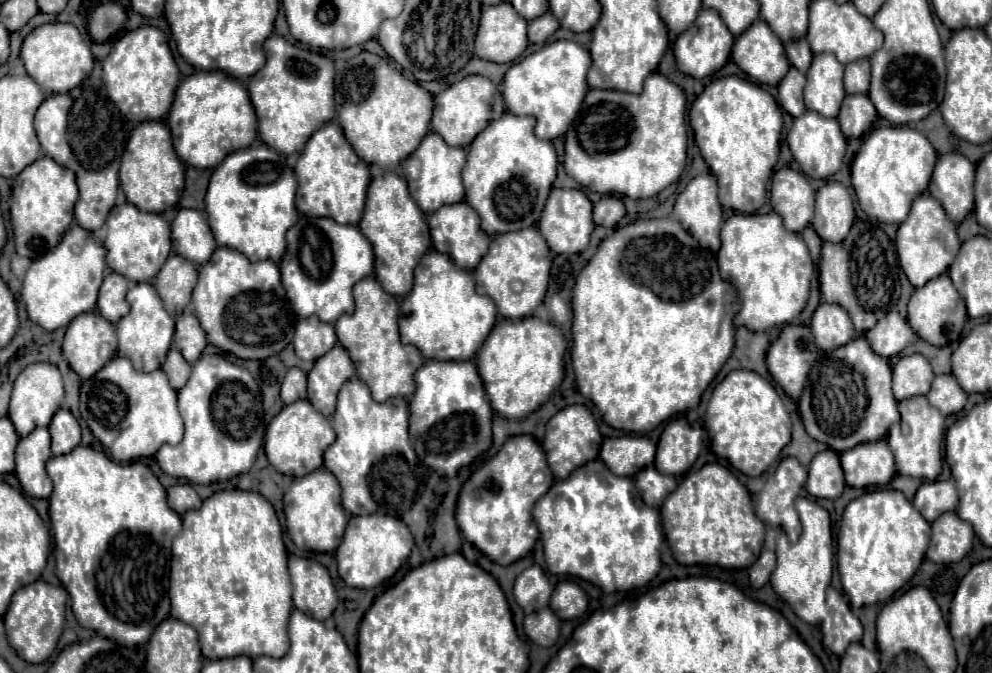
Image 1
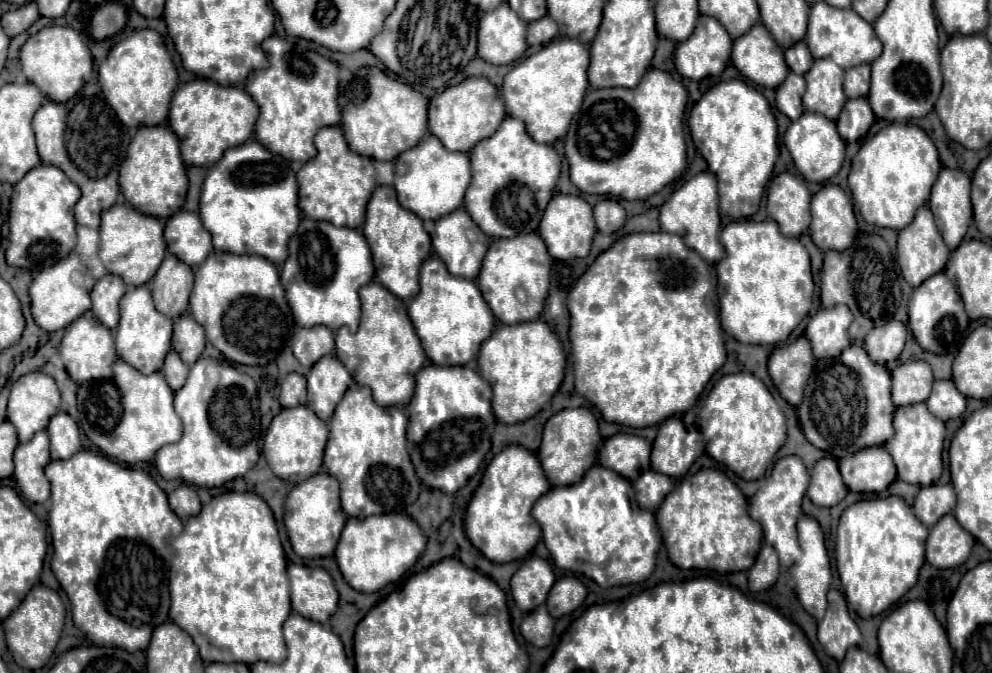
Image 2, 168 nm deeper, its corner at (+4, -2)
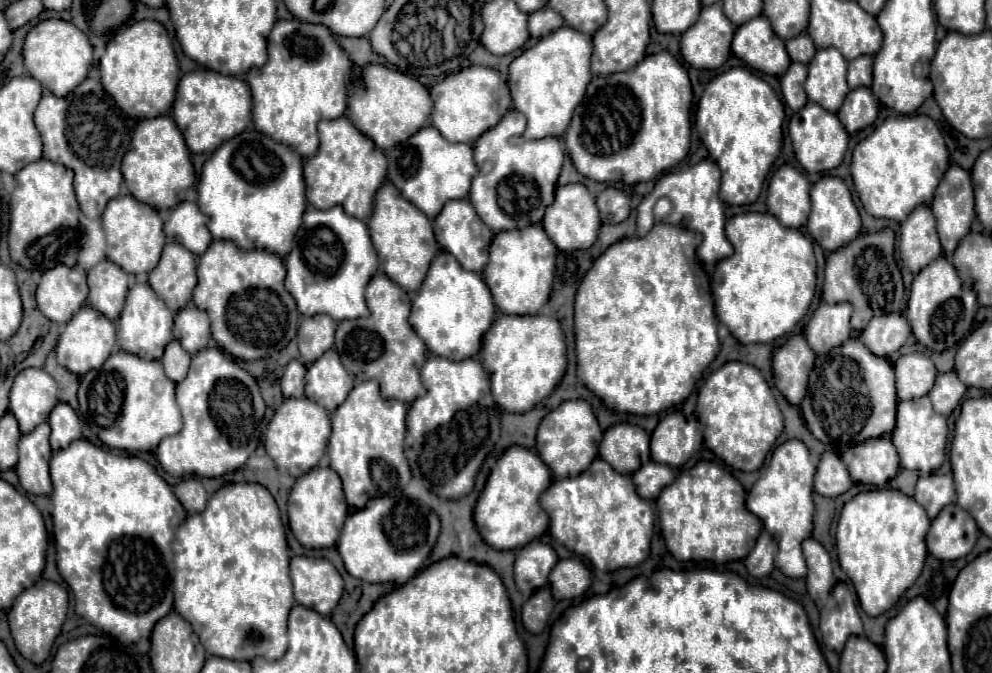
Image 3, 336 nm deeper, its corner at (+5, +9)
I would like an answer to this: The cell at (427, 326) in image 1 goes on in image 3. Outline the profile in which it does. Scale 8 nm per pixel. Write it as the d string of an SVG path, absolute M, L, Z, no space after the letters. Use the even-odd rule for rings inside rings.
M441 252L433 260L423 286L413 300L409 322L433 354L459 362L473 358L479 352L483 332L493 324L493 318L495 304L483 278L475 272L463 270L455 256Z

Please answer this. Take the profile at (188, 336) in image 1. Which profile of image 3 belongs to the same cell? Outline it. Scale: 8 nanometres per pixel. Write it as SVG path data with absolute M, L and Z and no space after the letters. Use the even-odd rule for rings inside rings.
M191 306L183 308L175 316L173 336L181 342L181 346L193 356L195 352L203 350L211 338L211 322L207 312Z

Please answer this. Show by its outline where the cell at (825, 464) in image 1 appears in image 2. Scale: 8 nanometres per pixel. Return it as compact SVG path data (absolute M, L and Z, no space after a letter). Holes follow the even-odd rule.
M822 457L810 473L810 485L808 485L808 497L814 505L820 507L834 507L846 497L848 489L844 487L844 481L838 471L838 461L834 457Z

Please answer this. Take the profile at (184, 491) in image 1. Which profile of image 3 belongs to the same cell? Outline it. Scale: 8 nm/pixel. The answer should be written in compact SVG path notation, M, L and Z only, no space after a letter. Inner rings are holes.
M187 478L183 482L179 482L175 488L173 488L175 496L179 498L179 502L183 504L183 508L189 512L189 514L195 514L195 512L203 512L205 504L207 504L207 492L203 488L203 484L195 478Z

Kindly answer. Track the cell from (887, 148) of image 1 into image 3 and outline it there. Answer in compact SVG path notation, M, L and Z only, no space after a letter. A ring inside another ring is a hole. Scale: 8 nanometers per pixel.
M909 114L887 118L881 126L873 130L871 136L867 136L855 146L851 176L861 204L871 216L903 222L913 212L915 206L931 204L931 196L935 194L935 188L939 186L939 180L943 178L943 172L947 168L949 168L949 152L937 124L925 114Z

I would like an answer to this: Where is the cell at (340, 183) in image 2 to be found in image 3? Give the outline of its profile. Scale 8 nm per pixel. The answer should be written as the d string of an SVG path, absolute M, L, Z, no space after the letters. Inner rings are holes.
M345 116L337 120L321 120L319 138L319 152L313 158L305 160L305 184L309 204L315 208L333 208L341 204L347 214L365 220L367 216L371 216L375 192L387 178L385 152L377 148L371 138L363 136Z

